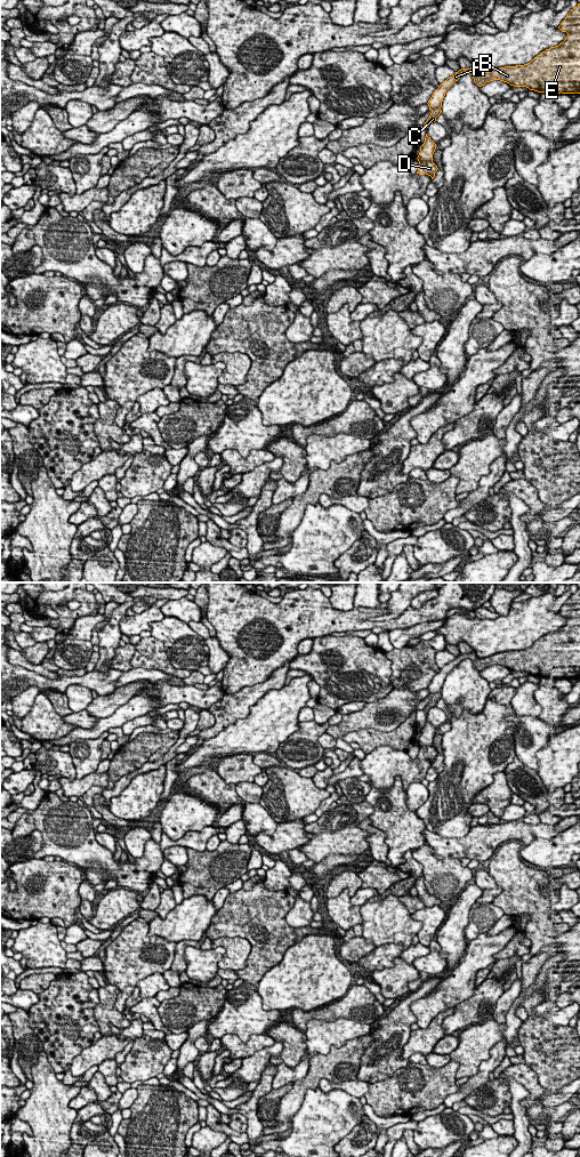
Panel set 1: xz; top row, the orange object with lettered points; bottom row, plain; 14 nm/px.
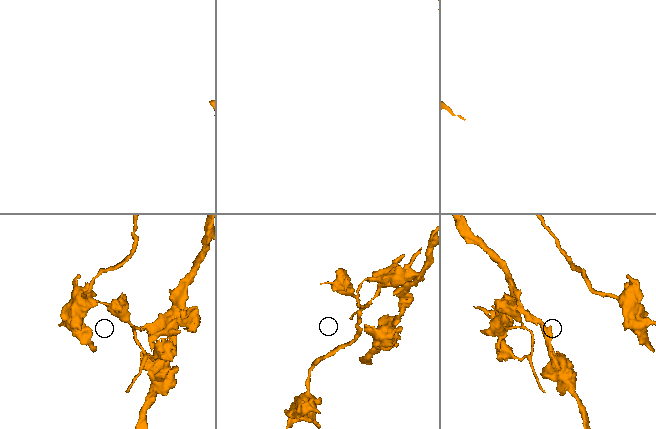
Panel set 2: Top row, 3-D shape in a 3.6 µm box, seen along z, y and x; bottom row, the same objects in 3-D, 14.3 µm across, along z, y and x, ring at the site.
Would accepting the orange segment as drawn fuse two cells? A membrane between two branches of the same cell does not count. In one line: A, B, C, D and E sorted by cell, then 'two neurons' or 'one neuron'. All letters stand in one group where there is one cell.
A B C E / D | two neurons

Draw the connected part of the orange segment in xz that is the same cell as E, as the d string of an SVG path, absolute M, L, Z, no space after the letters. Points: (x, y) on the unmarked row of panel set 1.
M580 588L571 594L558 613L567 618L565 625L558 630L546 634L527 649L499 652L485 658L478 658L473 650L448 662L428 685L432 698L424 710L428 713L436 706L442 698L441 692L446 675L464 659L470 659L478 672L500 665L538 677L580 678Z

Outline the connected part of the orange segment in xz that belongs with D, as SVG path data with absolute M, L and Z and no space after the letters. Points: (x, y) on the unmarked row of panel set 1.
M418 744L419 746L419 753L417 758L419 760L428 760L432 762L432 764L435 762L435 757L437 756L437 750L432 746L427 746L426 748L422 747L420 744Z

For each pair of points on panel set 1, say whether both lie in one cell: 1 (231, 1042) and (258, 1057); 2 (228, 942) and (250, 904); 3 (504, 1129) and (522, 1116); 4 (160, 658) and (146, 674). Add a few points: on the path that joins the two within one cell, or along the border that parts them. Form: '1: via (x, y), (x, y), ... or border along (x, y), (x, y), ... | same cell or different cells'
1: border along (275, 1042), (242, 1059) | different cells
2: border along (212, 939), (243, 937), (249, 942), (251, 951) | different cells
3: border along (512, 1121), (513, 1134) | different cells
4: border along (133, 667), (155, 668), (175, 676) | different cells

